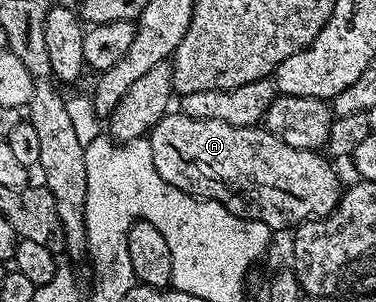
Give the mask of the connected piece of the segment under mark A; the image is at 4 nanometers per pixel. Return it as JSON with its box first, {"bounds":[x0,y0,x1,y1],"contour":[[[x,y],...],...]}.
{"bounds":[147,112,343,231],"contour":[[[170,112],[154,124],[147,137],[151,144],[151,156],[155,168],[163,176],[163,180],[167,180],[167,184],[171,184],[175,189],[181,190],[185,194],[191,194],[195,198],[215,201],[219,205],[227,207],[235,216],[250,218],[252,222],[267,224],[270,231],[285,230],[288,226],[296,228],[311,218],[328,218],[331,211],[335,210],[341,203],[343,185],[341,186],[336,172],[333,171],[334,163],[324,153],[316,150],[304,150],[303,148],[291,148],[291,144],[283,144],[283,140],[279,140],[279,136],[275,136],[270,130],[261,126],[232,126],[231,124],[223,124],[223,120],[195,120],[180,112]]]}

